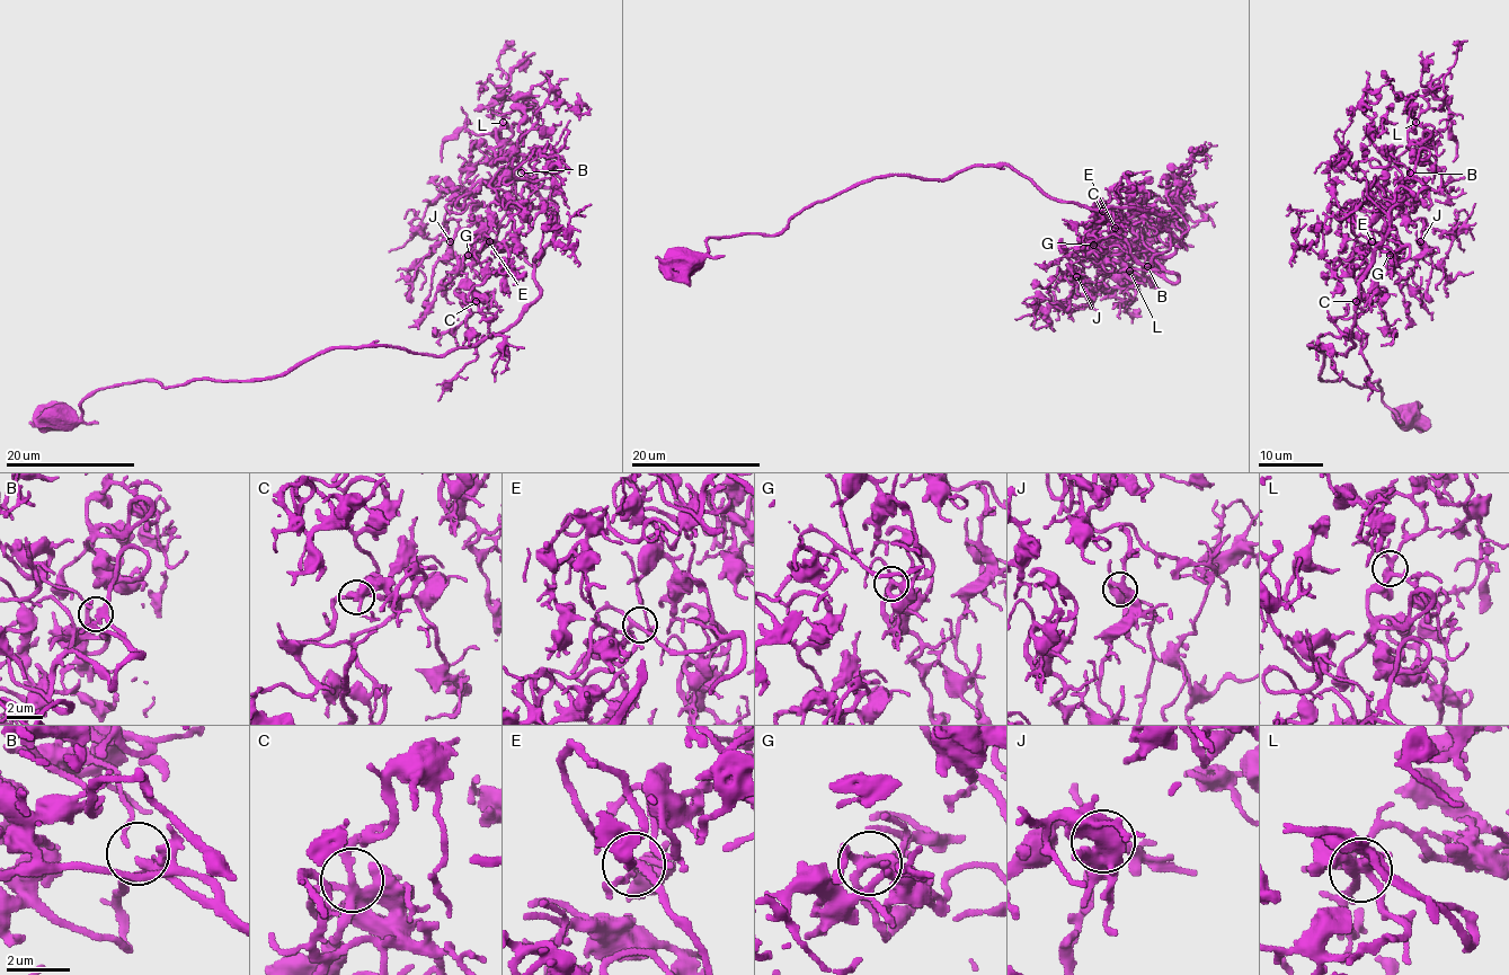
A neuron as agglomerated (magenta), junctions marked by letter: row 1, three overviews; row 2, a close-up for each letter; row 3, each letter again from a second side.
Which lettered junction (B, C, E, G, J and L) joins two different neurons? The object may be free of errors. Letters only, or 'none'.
none

